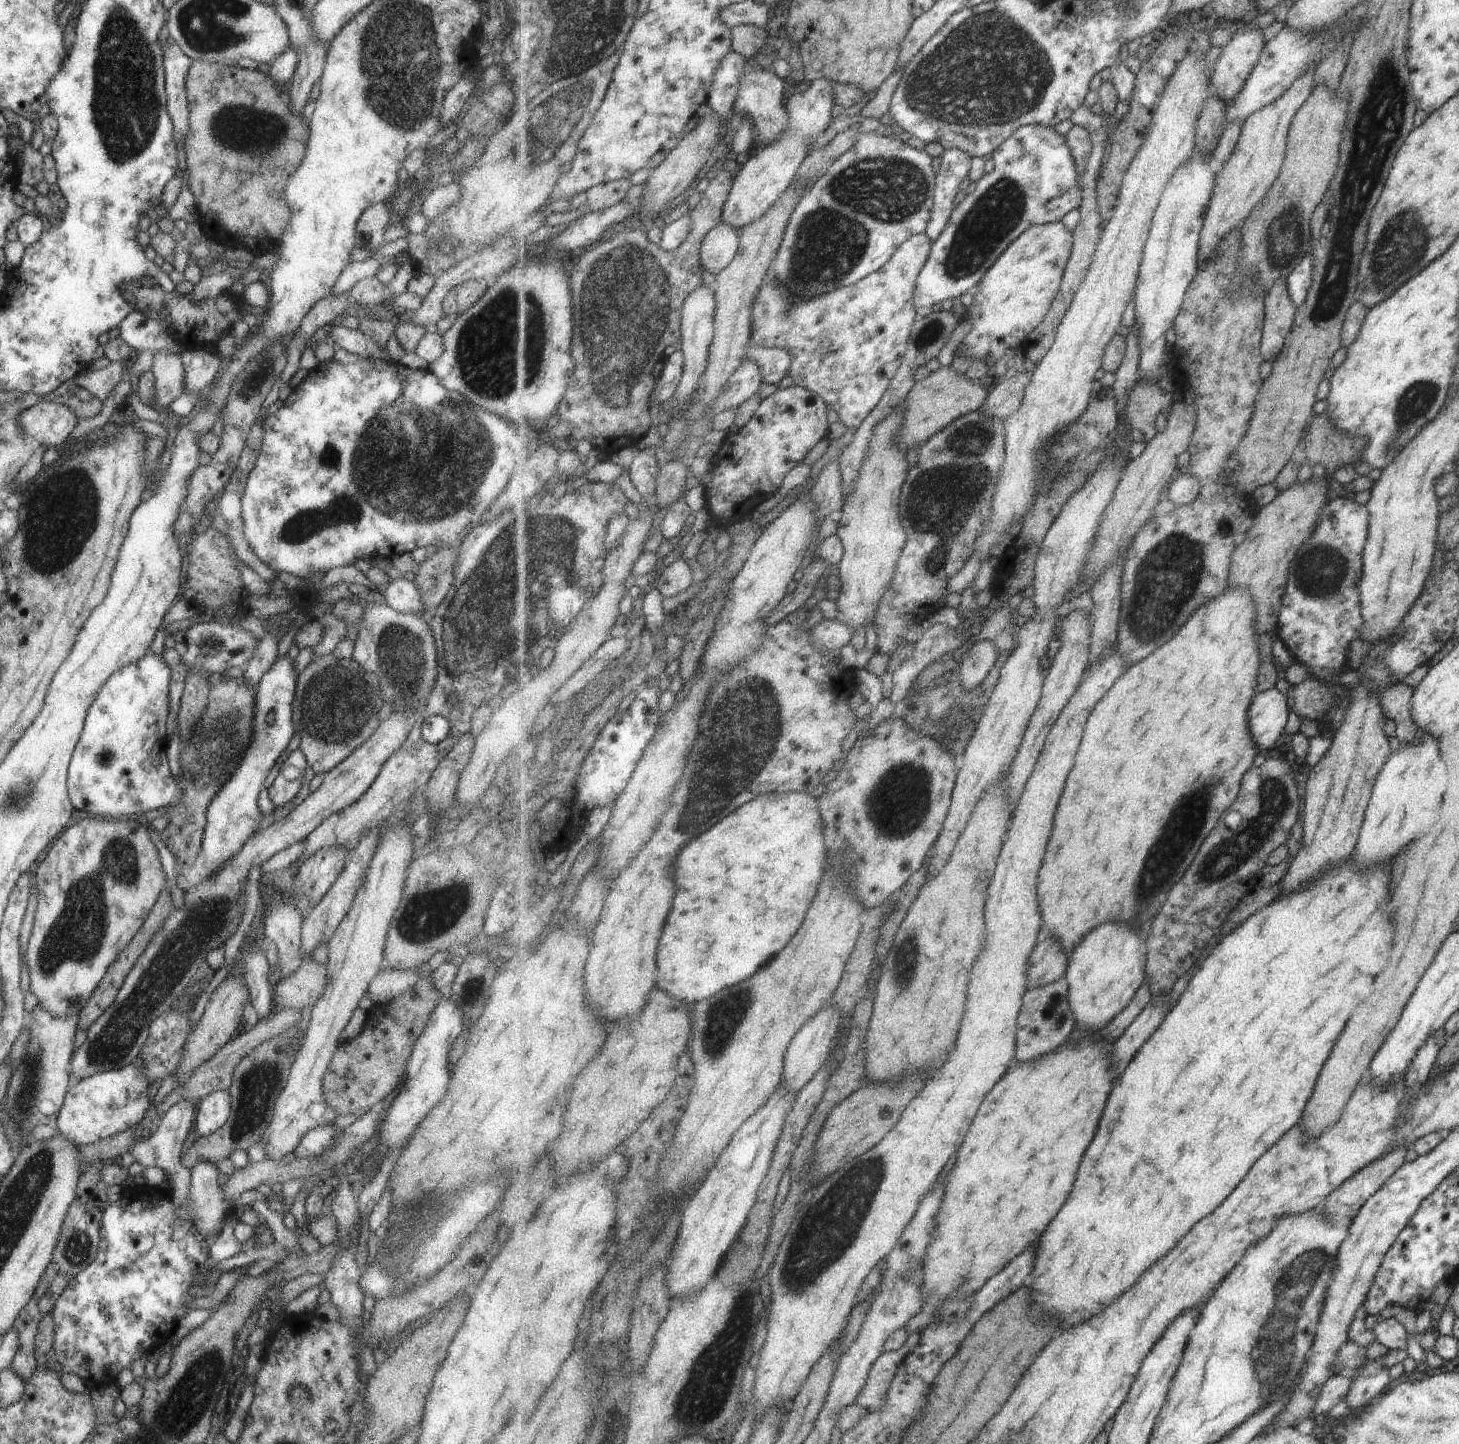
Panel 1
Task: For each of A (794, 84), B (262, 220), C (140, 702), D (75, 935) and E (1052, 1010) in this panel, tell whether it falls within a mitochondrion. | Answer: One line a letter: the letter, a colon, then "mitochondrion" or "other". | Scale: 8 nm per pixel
A: other
B: other
C: other
D: mitochondrion
E: mitochondrion

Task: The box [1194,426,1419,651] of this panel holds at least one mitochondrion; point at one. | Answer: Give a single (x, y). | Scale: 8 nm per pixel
(1323, 568)

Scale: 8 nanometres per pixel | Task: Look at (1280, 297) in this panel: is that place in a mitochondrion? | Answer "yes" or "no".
no

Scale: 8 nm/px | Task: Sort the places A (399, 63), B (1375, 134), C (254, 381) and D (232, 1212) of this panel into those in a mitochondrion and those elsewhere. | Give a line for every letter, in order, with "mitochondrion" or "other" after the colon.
A: mitochondrion
B: mitochondrion
C: mitochondrion
D: other

